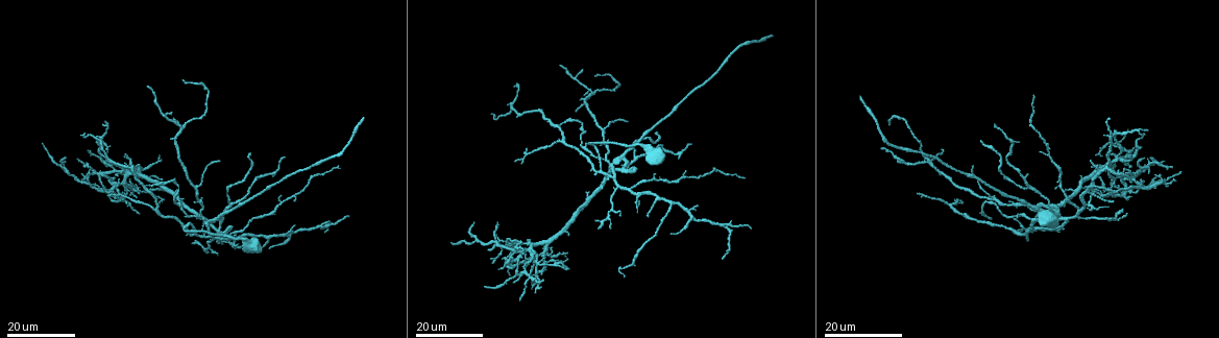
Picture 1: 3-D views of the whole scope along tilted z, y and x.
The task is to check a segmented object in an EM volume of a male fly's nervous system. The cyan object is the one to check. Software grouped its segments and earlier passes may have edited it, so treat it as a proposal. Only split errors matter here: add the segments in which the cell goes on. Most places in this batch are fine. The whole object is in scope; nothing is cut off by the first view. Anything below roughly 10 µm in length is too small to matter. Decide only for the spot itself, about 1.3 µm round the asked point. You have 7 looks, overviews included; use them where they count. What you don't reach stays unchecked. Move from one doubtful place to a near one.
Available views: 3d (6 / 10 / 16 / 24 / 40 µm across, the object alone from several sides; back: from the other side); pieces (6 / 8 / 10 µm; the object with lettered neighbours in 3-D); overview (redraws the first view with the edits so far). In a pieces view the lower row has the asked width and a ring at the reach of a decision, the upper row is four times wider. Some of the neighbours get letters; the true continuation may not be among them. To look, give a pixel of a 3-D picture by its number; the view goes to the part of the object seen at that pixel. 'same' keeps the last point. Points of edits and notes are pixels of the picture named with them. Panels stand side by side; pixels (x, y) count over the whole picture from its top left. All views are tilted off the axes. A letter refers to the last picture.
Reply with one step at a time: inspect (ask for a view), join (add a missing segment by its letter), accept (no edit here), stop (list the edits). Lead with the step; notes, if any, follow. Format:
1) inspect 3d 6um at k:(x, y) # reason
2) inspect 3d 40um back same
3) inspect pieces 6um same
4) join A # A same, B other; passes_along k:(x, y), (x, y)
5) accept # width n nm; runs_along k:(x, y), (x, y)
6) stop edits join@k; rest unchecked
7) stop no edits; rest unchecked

inspect 3d 24um at 1:(104, 123)

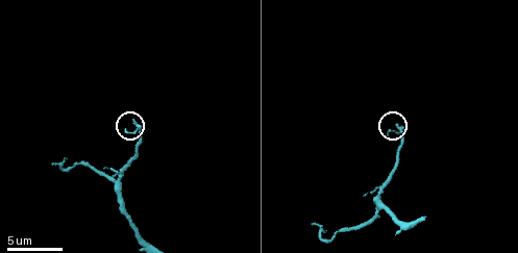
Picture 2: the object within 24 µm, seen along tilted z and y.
inspect pieces 8um at 2:(396, 125)

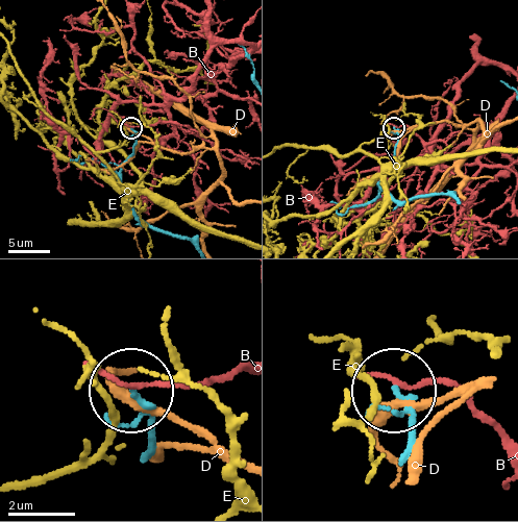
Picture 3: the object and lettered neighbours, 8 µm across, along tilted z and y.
accept # B other, D other, E other; runs_along 3:(147, 453), (131, 397); no lettered segment goes on from it

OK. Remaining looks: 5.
inspect 3d 16um at 1:(980, 141) # end of a long branch

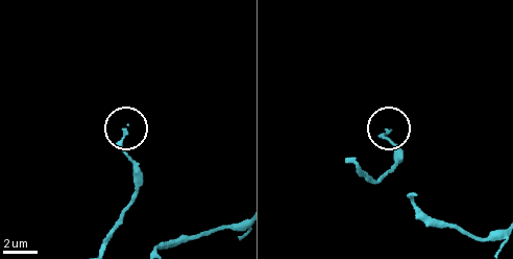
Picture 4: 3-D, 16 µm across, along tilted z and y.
inspect pieces 6um at 4:(125, 129)

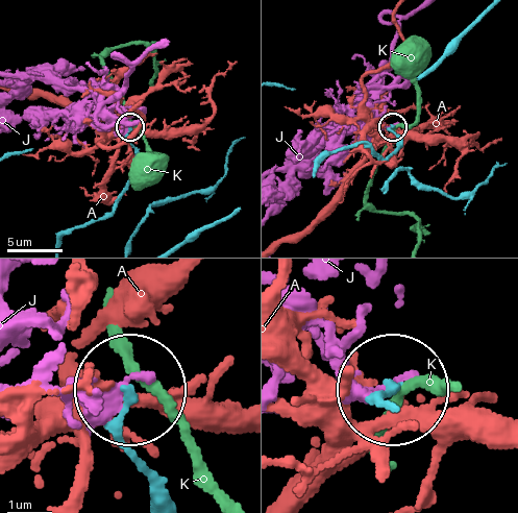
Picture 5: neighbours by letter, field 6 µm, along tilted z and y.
accept # width 160 nm; A other, J other, K other; runs_along 5:(153, 497), (122, 439), (125, 399); no lettered segment goes on from it

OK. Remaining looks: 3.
inspect 3d 16um at 1:(1124, 208) # end of a long branch

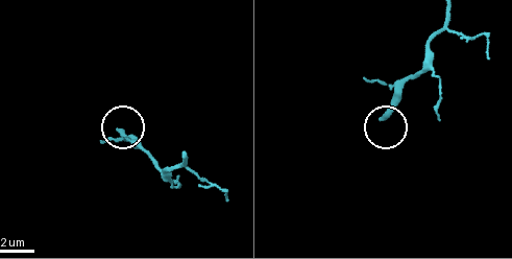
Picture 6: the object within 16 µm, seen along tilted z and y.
inspect pieces 8um at 6:(118, 132)

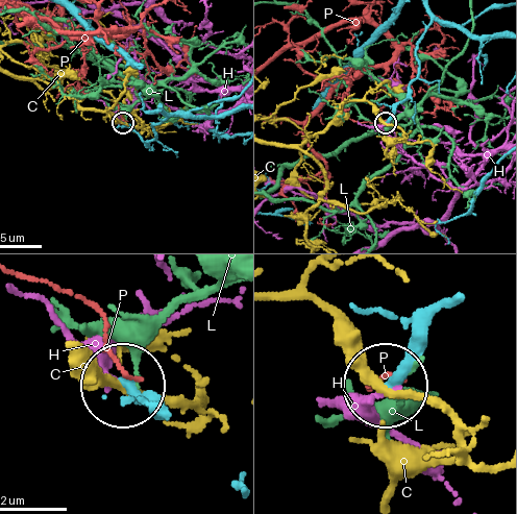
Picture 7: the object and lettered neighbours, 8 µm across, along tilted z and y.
accept # C other, H other, L other, P other; runs_along 7:(426, 9), (431, 23), (416, 52), (418, 74), (387, 122); none of them fits

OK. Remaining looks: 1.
stop no edits; rest unchecked

